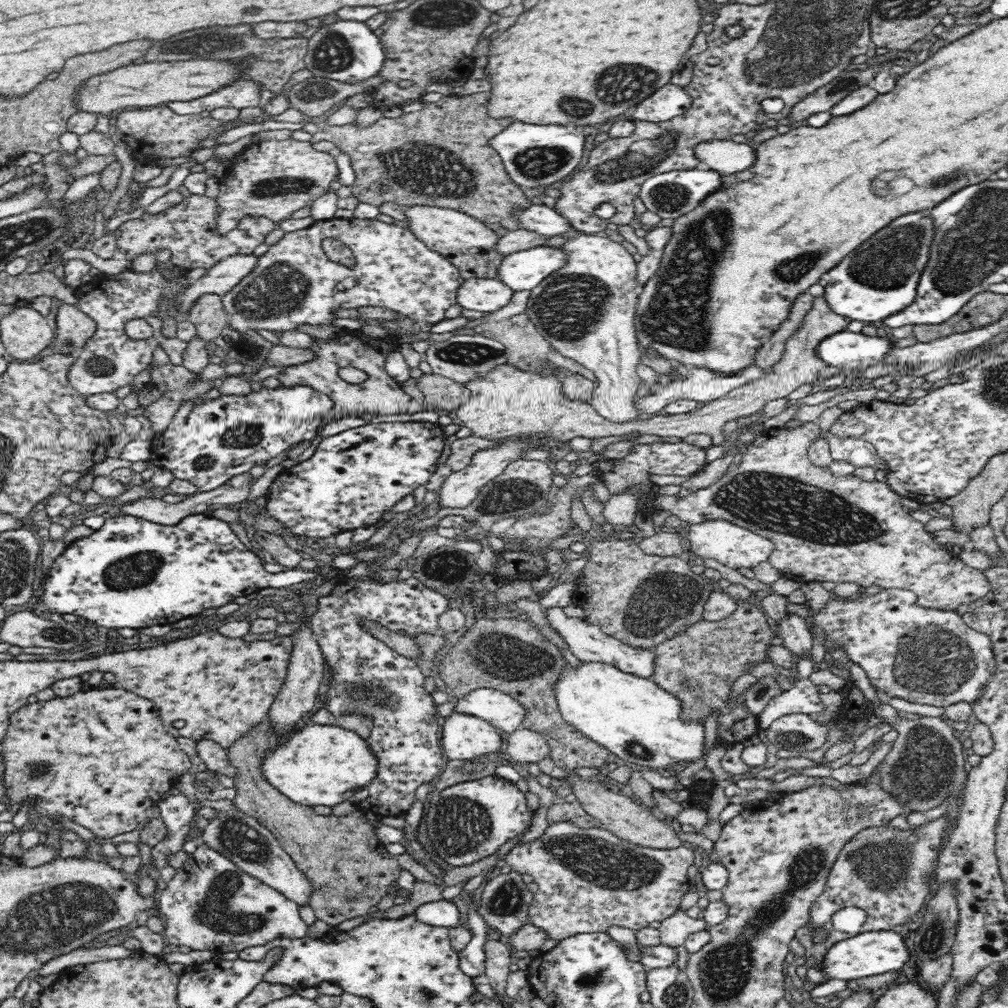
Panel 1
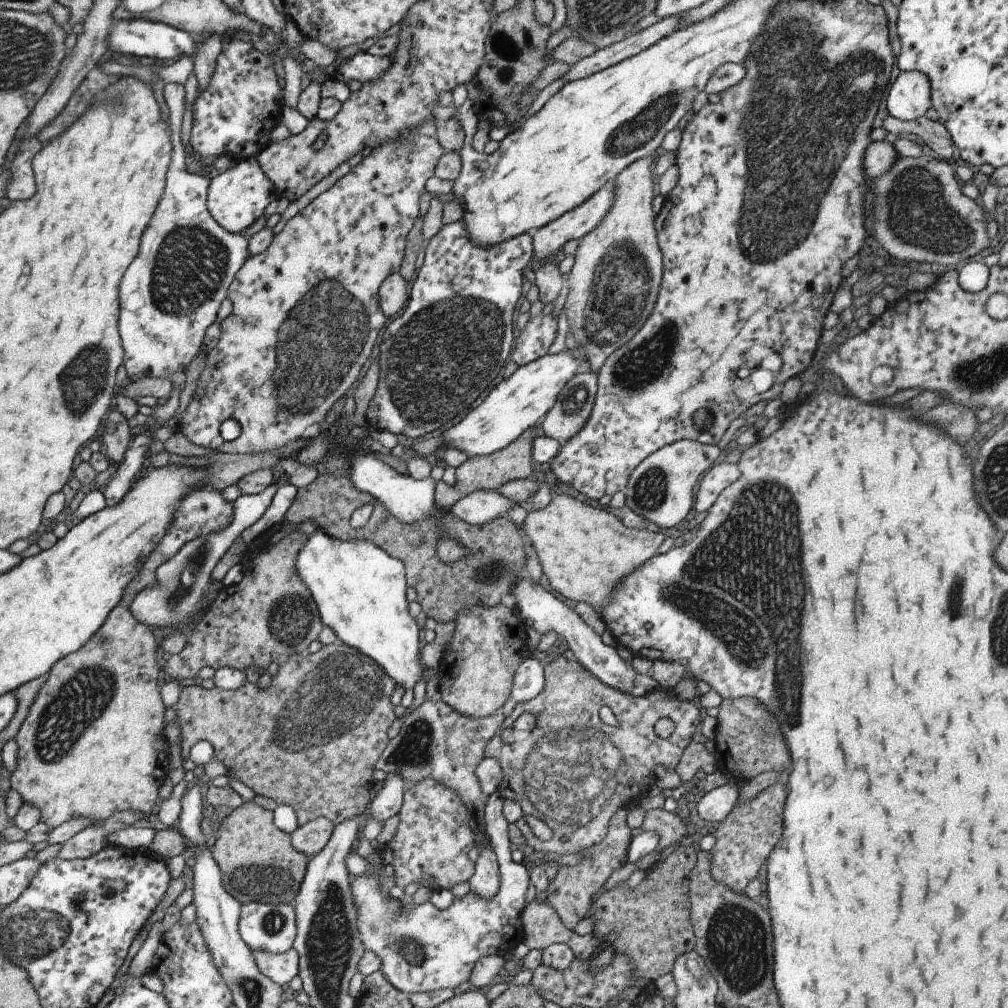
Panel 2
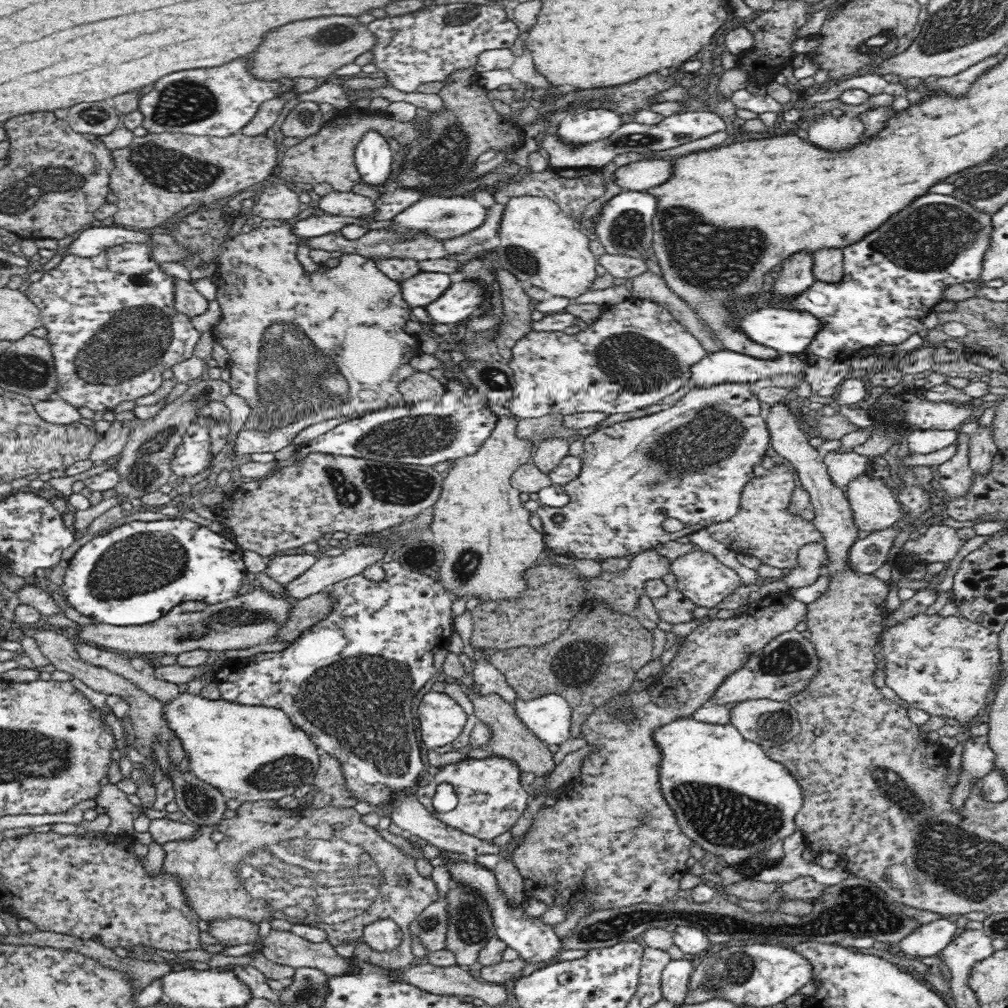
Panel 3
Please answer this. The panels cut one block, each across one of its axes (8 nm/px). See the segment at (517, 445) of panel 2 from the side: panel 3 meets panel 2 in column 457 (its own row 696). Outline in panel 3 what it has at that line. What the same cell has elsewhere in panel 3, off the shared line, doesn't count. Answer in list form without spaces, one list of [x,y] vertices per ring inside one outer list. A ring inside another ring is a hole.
[[[472,687],[464,688],[464,694],[473,704],[474,716],[490,729],[487,745],[492,749],[491,752],[494,755],[514,761],[522,773],[532,772],[535,776],[542,776],[554,768],[553,754],[550,753],[547,745],[522,722],[522,719],[516,714],[515,708],[508,704],[502,696],[482,695],[480,692],[475,692]]]

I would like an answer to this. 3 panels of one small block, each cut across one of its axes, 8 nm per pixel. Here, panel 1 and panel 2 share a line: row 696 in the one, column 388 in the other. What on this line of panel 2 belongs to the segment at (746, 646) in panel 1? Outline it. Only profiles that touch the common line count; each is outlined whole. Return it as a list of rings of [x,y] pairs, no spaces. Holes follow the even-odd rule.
[[[341,642],[322,646],[316,652],[300,655],[292,655],[288,659],[279,662],[277,672],[272,676],[269,687],[261,689],[256,684],[245,681],[239,688],[232,691],[223,690],[217,687],[205,689],[199,685],[187,685],[183,687],[179,694],[175,706],[176,720],[180,725],[180,752],[181,757],[185,760],[189,758],[189,749],[193,744],[199,744],[199,740],[207,740],[207,744],[211,744],[214,749],[211,760],[221,762],[227,774],[233,775],[252,790],[254,794],[268,796],[272,798],[277,805],[285,804],[291,807],[296,814],[298,824],[304,825],[312,821],[316,817],[325,817],[334,825],[338,825],[343,821],[352,819],[356,815],[360,815],[369,801],[369,790],[371,790],[371,772],[374,770],[375,761],[379,758],[381,751],[388,743],[387,728],[396,718],[393,713],[393,705],[389,703],[389,697],[394,688],[394,682],[385,674],[385,671],[373,662],[369,657],[360,653],[354,648],[348,647]]]

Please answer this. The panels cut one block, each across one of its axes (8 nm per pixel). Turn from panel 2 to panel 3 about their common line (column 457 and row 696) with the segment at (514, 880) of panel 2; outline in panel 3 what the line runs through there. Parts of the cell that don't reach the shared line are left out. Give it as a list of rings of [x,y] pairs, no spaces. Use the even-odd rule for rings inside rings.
[[[922,612],[922,614],[916,614],[914,618],[904,618],[904,620],[898,621],[894,626],[883,627],[879,631],[877,644],[881,648],[879,656],[884,660],[885,685],[894,690],[902,700],[906,700],[912,707],[925,710],[930,713],[930,716],[944,715],[948,718],[957,718],[959,722],[966,722],[967,720],[967,722],[974,724],[983,718],[984,712],[988,709],[989,698],[993,693],[990,688],[992,686],[992,677],[999,670],[998,666],[1000,666],[999,633],[992,632],[960,615],[940,616],[940,614],[934,614],[933,616],[928,616],[928,614]]]

